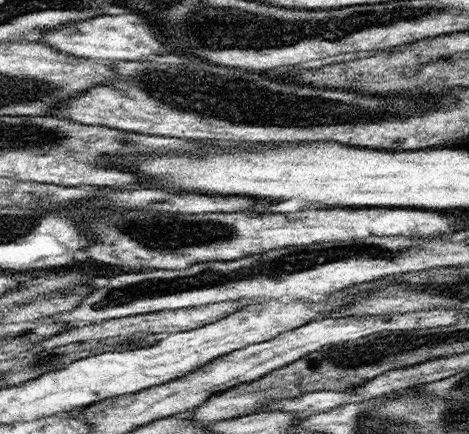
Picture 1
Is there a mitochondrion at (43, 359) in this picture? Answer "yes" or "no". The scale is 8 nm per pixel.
yes

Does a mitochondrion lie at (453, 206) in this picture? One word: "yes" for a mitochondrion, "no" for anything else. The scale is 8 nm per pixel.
no

